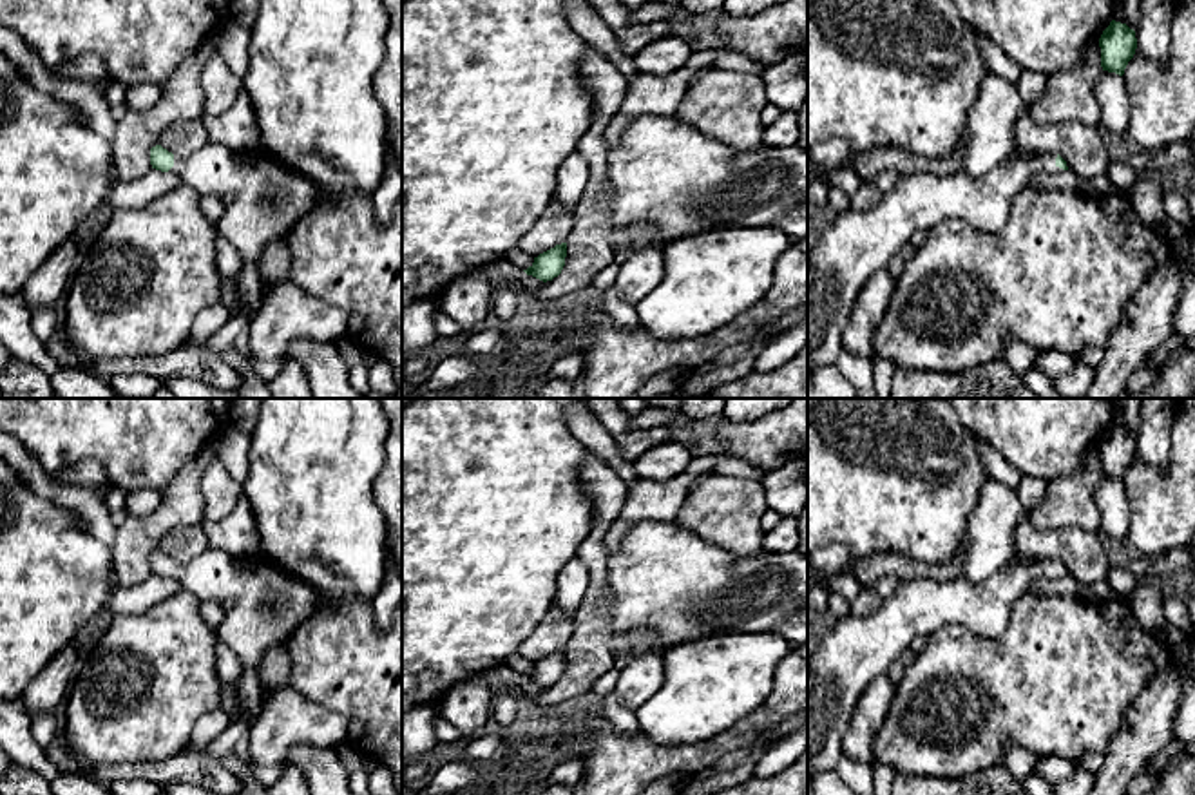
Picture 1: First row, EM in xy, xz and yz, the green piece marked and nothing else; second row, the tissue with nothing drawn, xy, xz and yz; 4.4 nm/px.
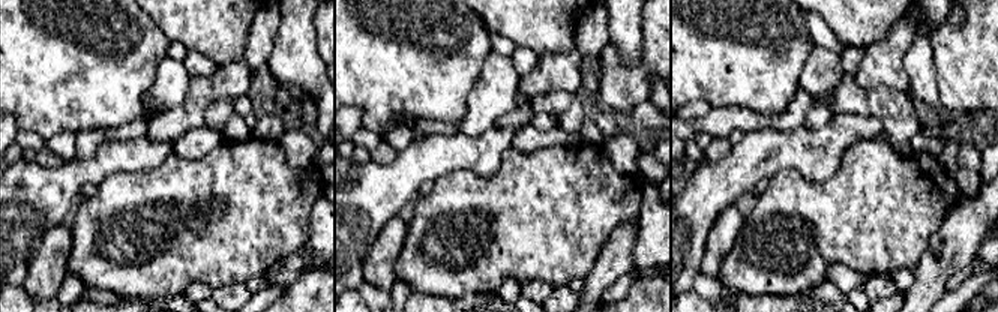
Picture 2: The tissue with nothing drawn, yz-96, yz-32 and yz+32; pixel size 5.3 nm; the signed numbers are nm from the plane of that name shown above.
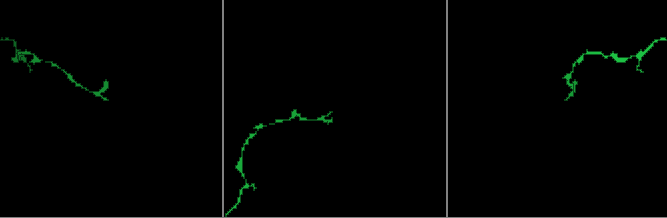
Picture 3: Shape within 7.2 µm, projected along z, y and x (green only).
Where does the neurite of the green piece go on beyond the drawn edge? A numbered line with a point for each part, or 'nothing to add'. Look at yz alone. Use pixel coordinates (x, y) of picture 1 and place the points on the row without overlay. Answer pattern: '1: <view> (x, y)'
1: yz (853, 651)

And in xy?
1: xy (267, 603)

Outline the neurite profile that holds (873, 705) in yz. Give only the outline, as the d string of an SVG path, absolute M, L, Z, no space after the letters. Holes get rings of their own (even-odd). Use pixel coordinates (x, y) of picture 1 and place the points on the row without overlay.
M887 674L873 679L856 701L844 737L844 753L871 768L875 766L873 742L889 712L894 688Z

